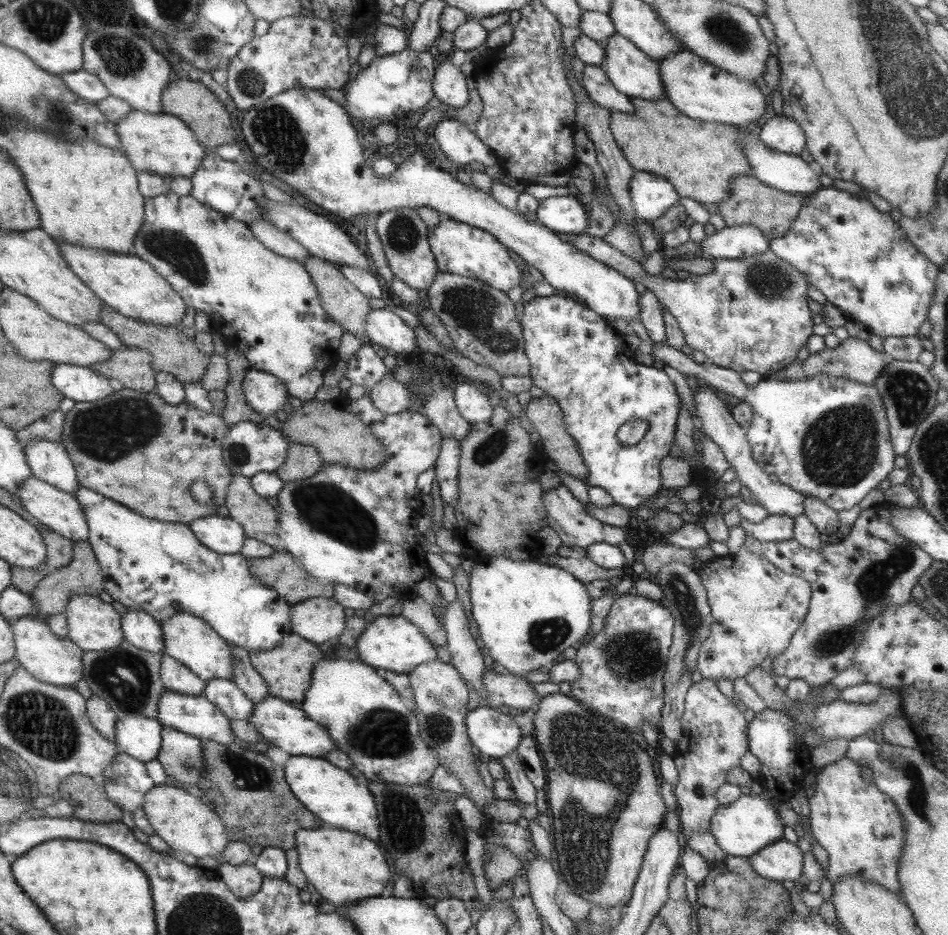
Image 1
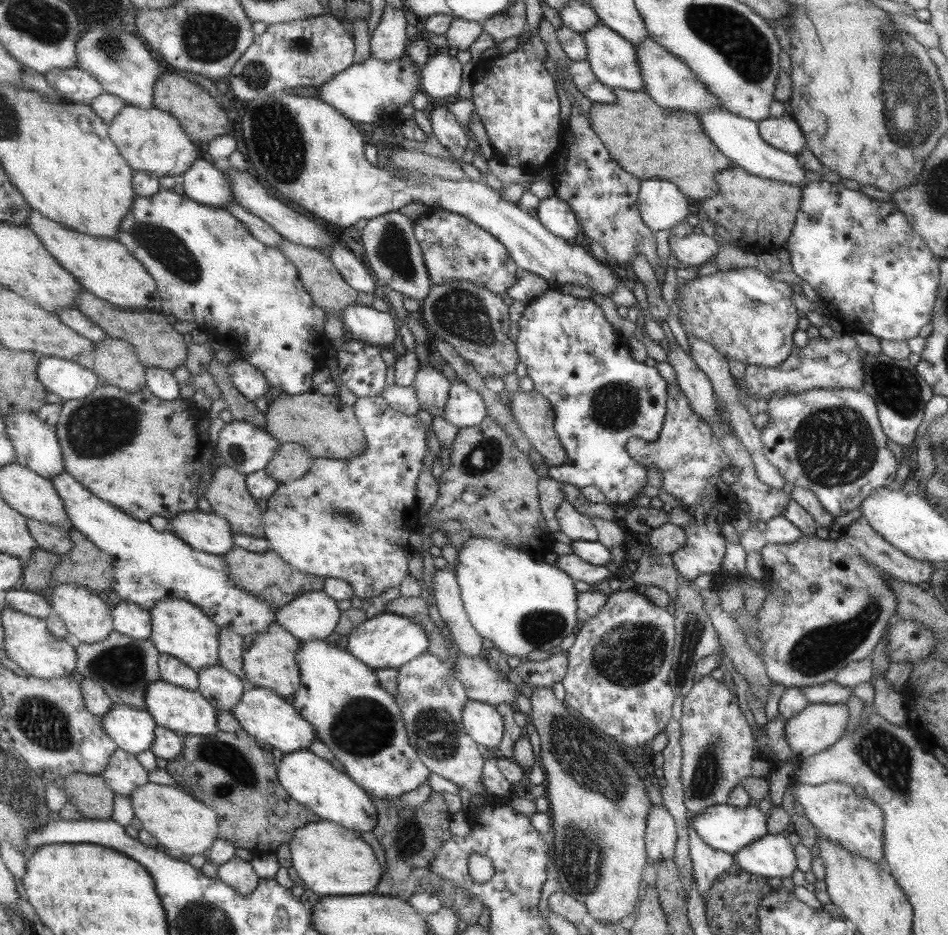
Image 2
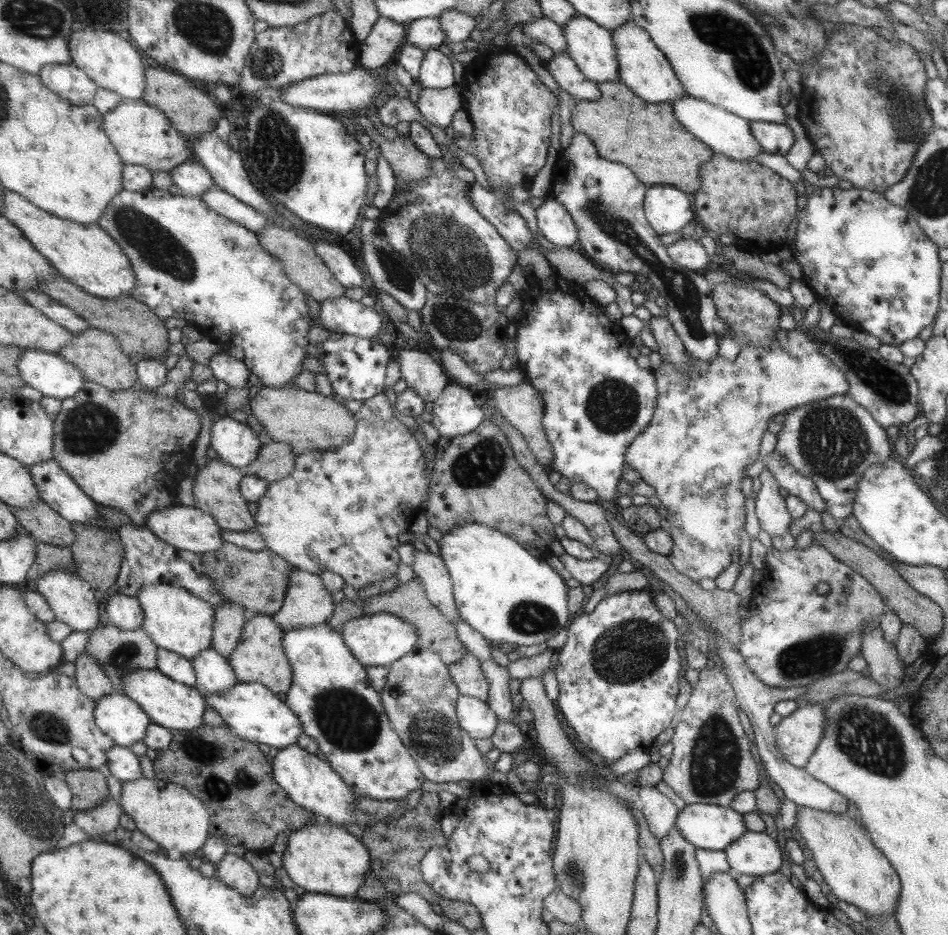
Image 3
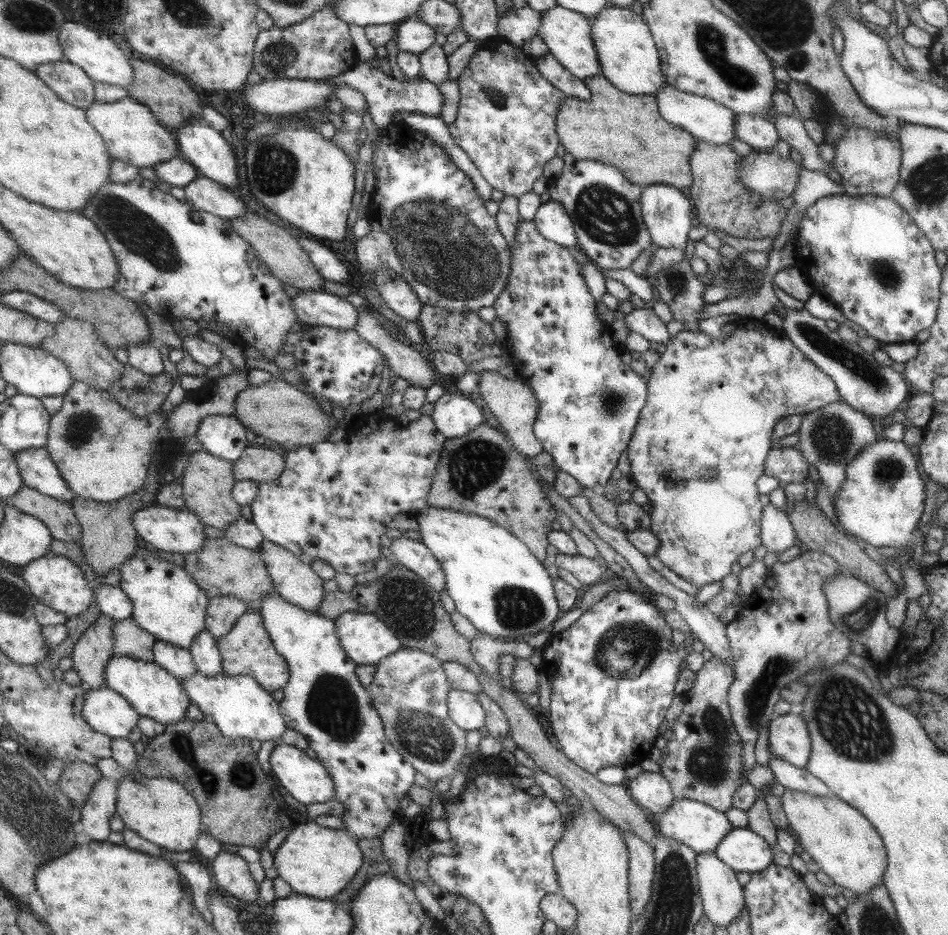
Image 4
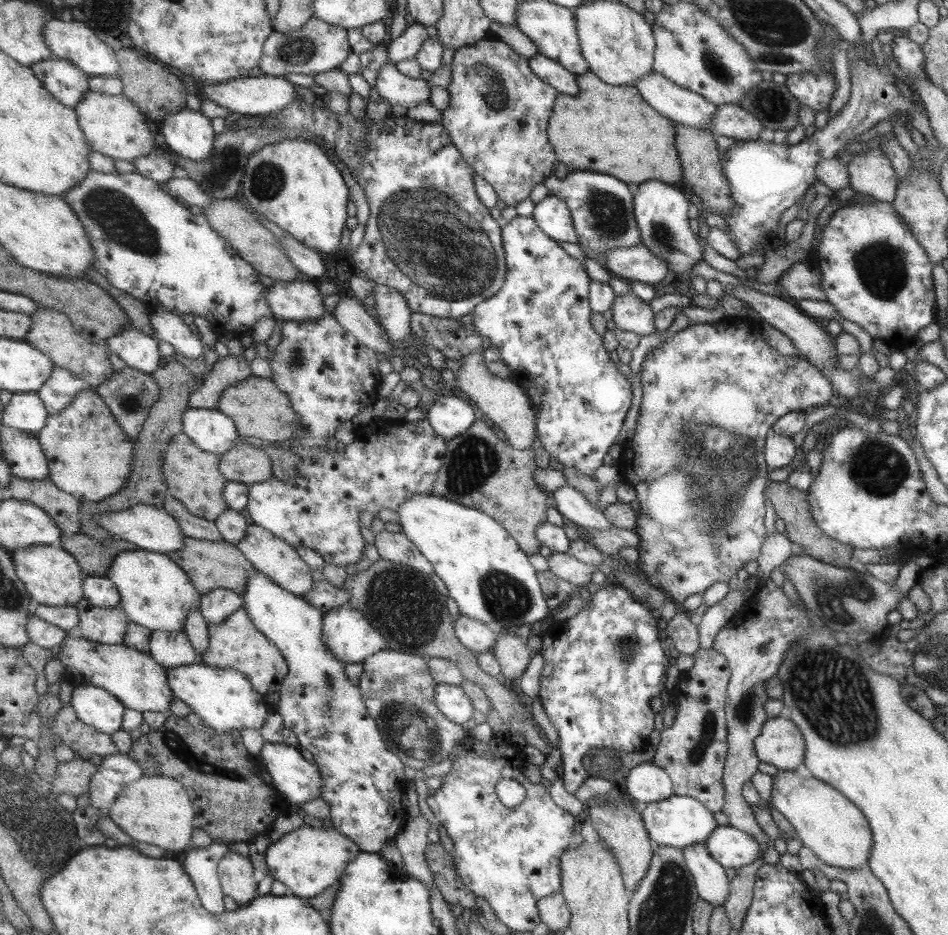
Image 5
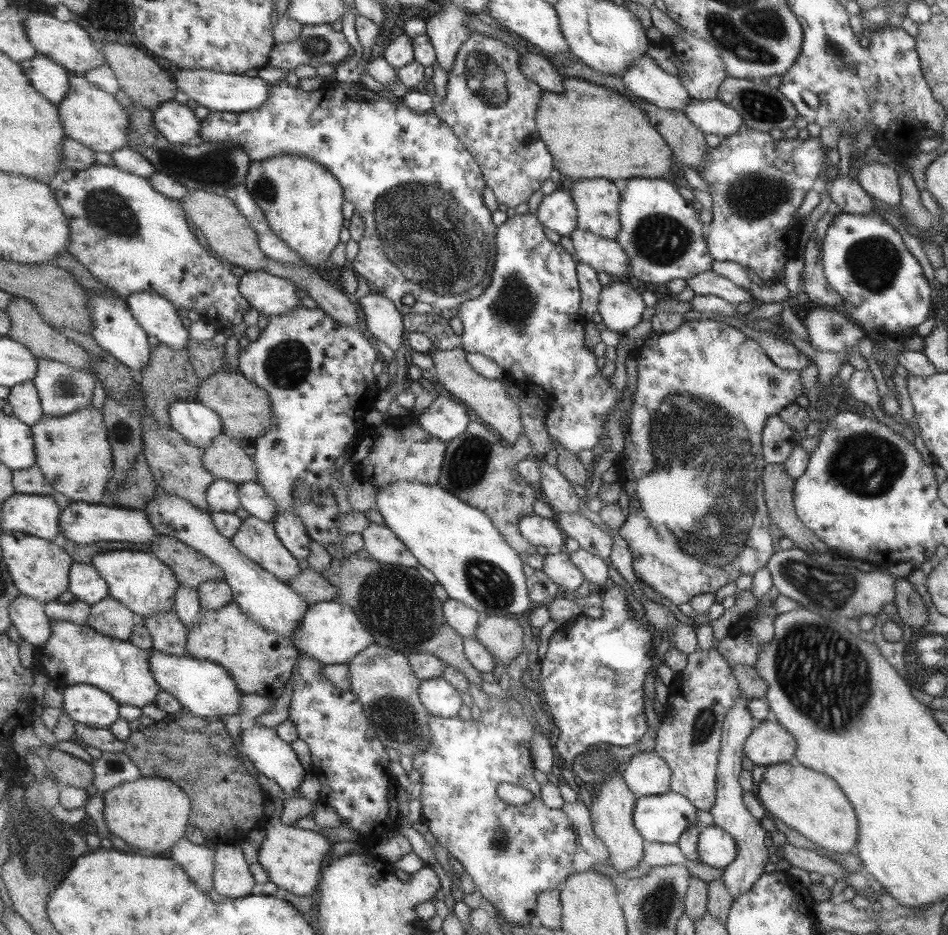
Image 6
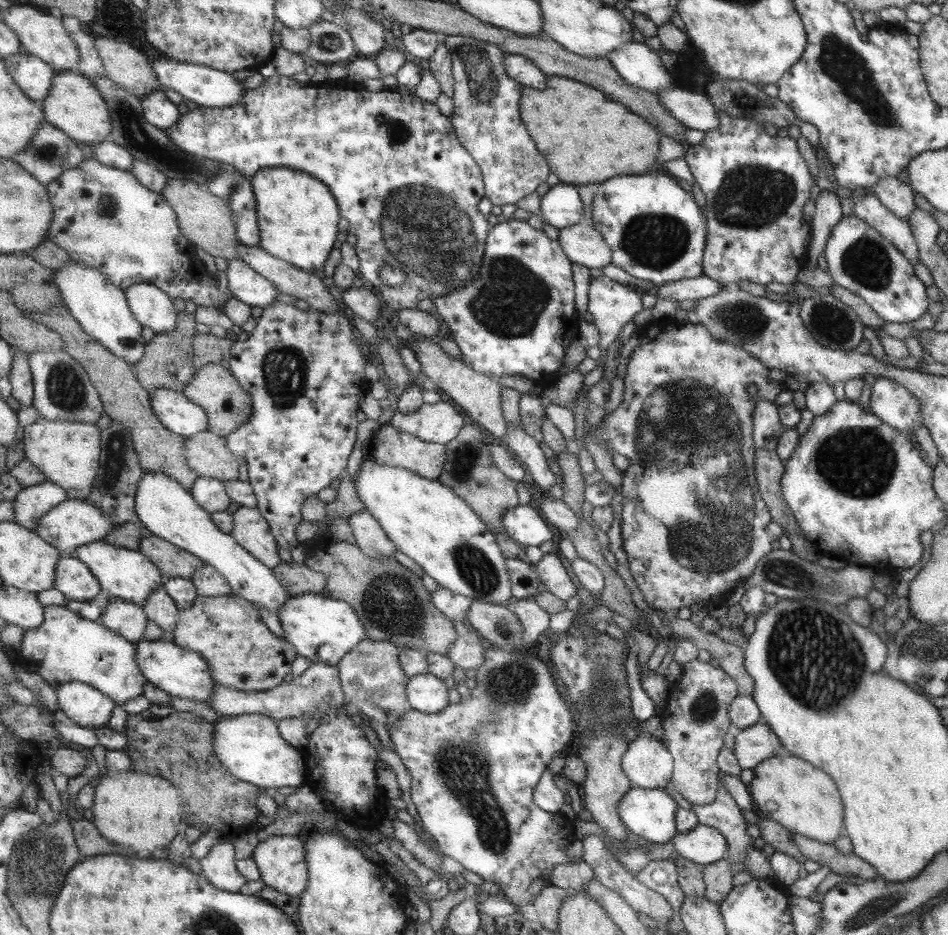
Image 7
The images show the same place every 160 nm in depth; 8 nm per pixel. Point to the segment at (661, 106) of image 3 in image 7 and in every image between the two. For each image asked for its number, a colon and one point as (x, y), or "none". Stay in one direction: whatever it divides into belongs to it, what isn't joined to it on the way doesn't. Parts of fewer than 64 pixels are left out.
4: (628, 132)
5: (610, 129)
6: (594, 132)
7: (588, 138)

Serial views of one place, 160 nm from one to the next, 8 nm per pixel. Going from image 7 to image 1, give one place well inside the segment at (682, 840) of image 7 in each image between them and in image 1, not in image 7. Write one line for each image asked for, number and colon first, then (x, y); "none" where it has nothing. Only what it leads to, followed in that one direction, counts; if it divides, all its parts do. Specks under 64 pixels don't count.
1: (781, 860)
2: (771, 856)
3: (755, 853)
4: (741, 850)
5: (729, 847)
6: (714, 847)

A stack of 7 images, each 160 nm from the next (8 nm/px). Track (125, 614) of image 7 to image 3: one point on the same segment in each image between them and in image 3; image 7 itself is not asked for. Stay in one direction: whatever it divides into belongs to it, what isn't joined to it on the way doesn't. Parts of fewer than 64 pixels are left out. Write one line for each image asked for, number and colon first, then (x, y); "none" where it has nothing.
3: (92, 679)
4: (92, 652)
5: (102, 625)
6: (110, 617)

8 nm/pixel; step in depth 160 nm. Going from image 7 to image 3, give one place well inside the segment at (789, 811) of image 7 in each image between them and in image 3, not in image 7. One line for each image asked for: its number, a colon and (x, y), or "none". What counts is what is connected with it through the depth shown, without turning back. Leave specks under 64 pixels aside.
3: (856, 871)
4: (844, 844)
5: (829, 824)
6: (809, 802)

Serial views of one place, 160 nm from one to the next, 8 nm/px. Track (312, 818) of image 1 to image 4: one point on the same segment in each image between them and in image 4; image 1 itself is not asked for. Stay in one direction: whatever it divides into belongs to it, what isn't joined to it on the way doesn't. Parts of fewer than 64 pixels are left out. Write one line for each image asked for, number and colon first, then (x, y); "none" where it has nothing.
2: (229, 771)
3: (230, 773)
4: (241, 804)

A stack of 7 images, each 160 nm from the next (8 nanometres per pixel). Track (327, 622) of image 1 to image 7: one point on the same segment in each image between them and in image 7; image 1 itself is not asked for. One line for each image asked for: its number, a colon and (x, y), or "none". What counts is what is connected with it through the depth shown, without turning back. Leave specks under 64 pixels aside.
2: (314, 615)
3: (308, 602)
4: (295, 580)
5: (279, 561)
6: (257, 539)
7: (252, 531)

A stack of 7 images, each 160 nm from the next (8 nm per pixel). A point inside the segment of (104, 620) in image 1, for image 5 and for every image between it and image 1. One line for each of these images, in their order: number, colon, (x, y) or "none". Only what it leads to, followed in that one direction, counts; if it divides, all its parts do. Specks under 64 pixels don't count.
2: (89, 619)
3: (73, 599)
4: (55, 580)
5: (53, 576)

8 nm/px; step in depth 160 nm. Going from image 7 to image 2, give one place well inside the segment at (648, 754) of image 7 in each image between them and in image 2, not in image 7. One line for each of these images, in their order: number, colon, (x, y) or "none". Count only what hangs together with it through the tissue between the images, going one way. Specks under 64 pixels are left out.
2: (660, 833)
3: (658, 811)
4: (649, 790)
5: (645, 783)
6: (646, 773)

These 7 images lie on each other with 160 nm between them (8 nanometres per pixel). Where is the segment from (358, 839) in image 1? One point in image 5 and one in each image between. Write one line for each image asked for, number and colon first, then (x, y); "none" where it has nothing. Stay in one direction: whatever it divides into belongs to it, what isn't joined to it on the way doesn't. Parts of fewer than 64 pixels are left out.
2: (332, 861)
3: (326, 859)
4: (317, 861)
5: (308, 860)

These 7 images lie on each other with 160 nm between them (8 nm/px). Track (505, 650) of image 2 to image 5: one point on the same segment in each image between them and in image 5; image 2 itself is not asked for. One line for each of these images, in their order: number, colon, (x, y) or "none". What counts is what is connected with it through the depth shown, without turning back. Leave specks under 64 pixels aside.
3: (502, 591)
4: (494, 581)
5: (483, 569)

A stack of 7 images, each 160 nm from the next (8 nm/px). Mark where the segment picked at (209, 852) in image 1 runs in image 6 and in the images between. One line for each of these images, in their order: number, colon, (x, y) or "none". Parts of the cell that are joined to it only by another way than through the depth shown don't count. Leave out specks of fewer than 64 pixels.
2: (182, 824)
3: (175, 818)
4: (163, 811)
5: (157, 810)
6: (150, 814)

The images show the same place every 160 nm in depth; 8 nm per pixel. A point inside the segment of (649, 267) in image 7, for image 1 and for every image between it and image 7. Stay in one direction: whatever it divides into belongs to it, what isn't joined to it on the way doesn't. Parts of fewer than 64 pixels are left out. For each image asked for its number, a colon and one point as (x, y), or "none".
1: (651, 195)
2: (662, 205)
3: (667, 209)
4: (665, 212)
5: (660, 212)
6: (661, 237)

